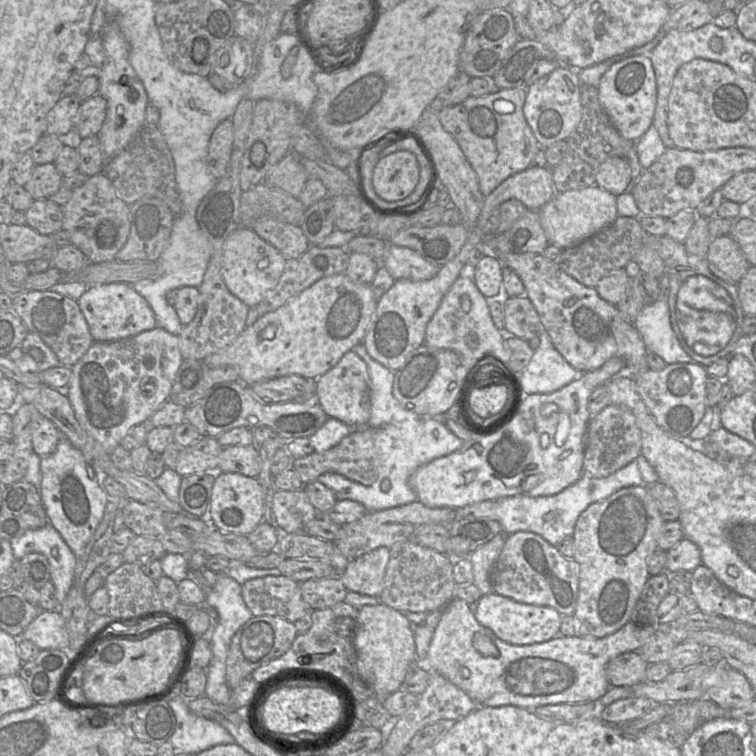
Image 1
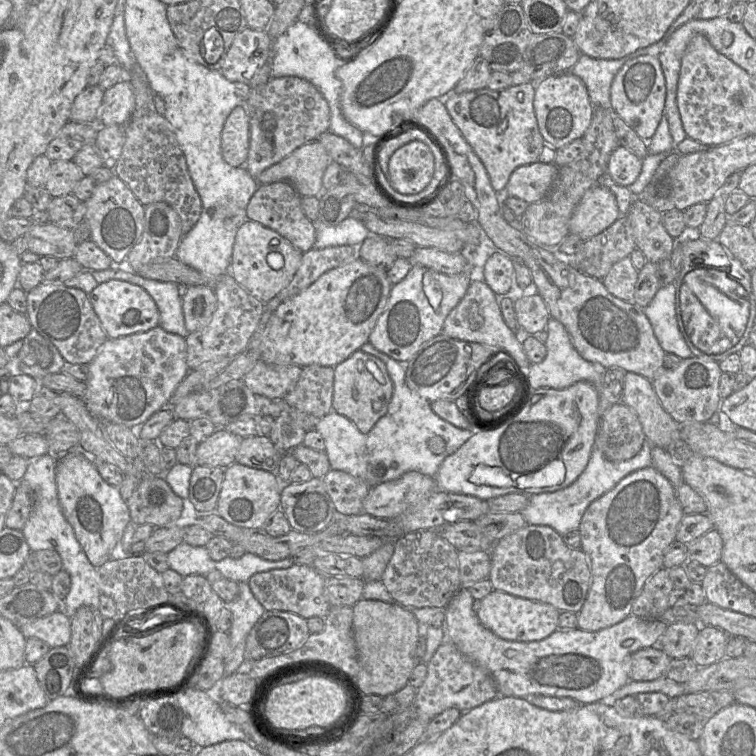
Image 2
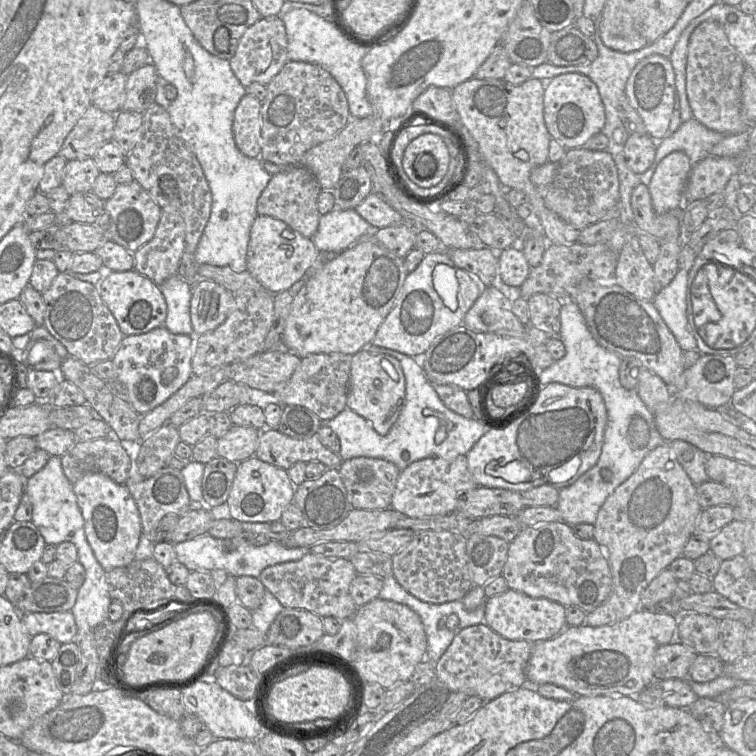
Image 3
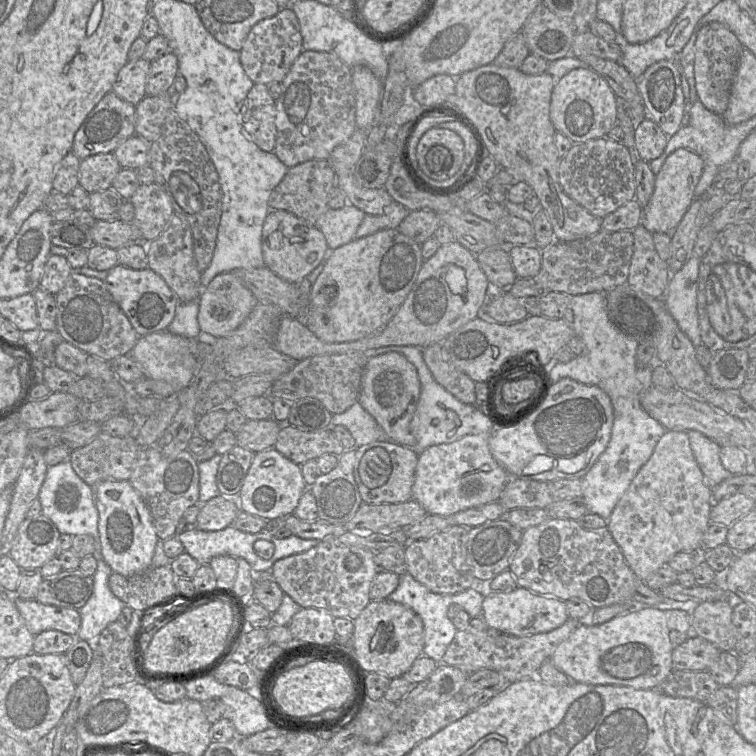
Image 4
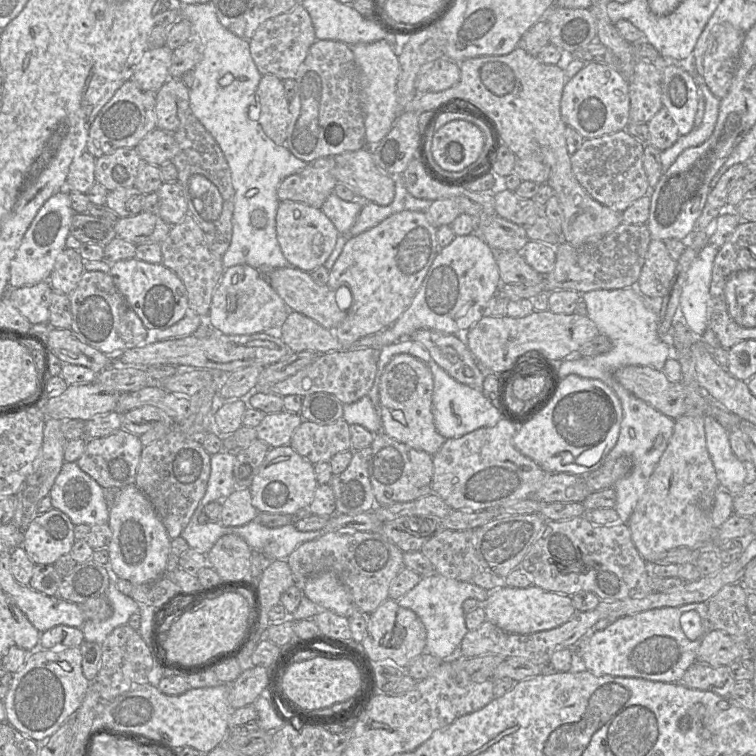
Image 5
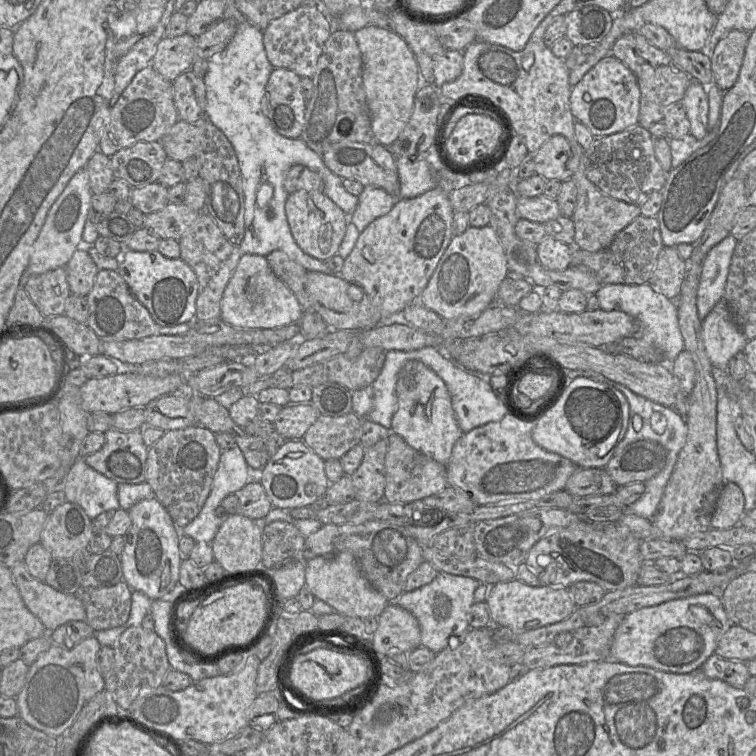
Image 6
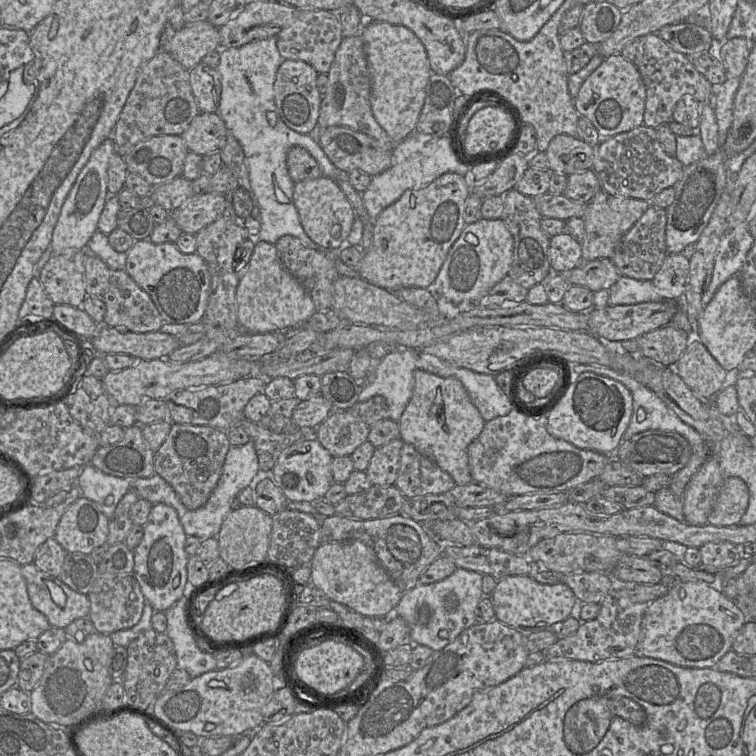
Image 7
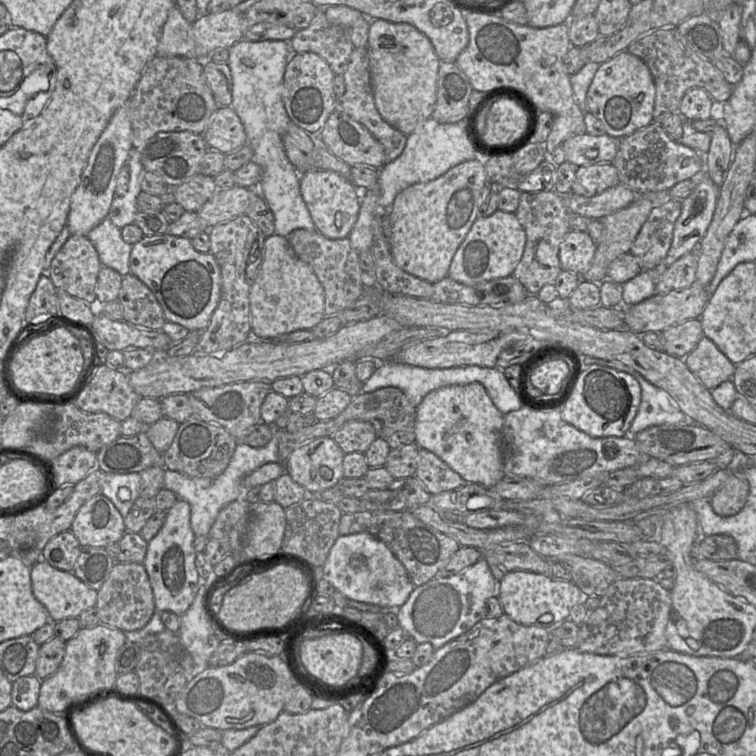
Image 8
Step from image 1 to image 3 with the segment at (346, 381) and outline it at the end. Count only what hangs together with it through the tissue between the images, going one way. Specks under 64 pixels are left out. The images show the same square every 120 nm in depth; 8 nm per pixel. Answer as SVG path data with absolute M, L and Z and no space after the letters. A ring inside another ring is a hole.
M362 349L353 355L346 405L368 420L376 432L386 435L398 419L406 395L406 380L398 359Z

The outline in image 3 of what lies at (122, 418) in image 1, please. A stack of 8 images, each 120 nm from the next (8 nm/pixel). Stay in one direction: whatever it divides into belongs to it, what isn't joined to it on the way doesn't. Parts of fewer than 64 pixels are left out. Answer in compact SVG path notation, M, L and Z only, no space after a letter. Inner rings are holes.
M163 326L144 334L124 336L112 361L118 380L126 388L125 400L139 415L165 402L190 379L193 348L191 336L175 335Z

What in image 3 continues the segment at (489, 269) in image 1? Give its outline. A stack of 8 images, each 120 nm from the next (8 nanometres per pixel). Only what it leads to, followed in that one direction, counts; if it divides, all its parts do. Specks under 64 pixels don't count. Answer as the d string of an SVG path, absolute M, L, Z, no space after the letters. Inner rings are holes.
M518 244L498 252L498 275L501 280L514 287L519 287L528 277L529 266L523 251Z

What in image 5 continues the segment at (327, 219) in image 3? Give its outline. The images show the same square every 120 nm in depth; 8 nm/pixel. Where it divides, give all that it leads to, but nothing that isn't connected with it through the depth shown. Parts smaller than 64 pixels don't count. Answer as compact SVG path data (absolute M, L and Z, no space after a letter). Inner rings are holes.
M333 192L321 207L321 210L334 224L339 234L349 234L361 209L362 201L344 201Z

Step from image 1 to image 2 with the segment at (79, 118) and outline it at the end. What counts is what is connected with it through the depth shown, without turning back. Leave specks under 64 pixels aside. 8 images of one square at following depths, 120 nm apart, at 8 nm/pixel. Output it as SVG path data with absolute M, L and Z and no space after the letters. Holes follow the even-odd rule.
M121 81L104 92L95 123L98 126L125 126L135 109L135 95L130 81Z

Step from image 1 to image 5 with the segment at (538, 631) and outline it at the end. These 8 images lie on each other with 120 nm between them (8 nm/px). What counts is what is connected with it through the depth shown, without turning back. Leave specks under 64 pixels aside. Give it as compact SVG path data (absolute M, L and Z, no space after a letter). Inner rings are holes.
M535 585L525 588L504 586L489 591L482 606L488 621L504 631L518 634L530 634L555 628L567 622L576 611L571 596L546 591Z

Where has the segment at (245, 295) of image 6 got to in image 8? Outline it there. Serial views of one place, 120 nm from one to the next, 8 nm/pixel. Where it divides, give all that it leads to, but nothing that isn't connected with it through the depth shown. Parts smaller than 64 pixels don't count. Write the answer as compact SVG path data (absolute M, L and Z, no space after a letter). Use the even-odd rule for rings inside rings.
M273 234L264 242L264 258L250 293L252 336L257 340L277 340L280 336L311 329L325 317L325 293L313 269L293 252L288 239Z

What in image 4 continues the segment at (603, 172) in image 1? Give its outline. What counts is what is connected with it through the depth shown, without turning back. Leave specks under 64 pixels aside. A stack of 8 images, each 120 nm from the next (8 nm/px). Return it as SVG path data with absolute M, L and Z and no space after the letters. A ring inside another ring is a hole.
M645 118L635 129L635 146L640 159L651 162L665 150L669 137L659 125Z

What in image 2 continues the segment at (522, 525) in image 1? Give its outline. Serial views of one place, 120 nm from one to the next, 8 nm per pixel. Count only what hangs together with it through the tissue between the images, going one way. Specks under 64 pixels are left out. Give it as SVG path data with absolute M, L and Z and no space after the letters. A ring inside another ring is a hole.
M645 438L642 449L637 455L628 460L612 462L605 459L594 444L586 469L571 485L556 492L532 495L526 508L519 513L524 517L527 525L549 526L562 536L577 530L584 512L592 502L612 490L627 475L652 466L651 451L653 447Z

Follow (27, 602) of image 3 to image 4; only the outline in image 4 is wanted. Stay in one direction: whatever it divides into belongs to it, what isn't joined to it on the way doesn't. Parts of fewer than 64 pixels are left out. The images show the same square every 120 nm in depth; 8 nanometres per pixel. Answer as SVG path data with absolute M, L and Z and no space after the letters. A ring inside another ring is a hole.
M79 568L63 570L55 576L44 578L35 599L47 605L79 610L91 597L94 577Z

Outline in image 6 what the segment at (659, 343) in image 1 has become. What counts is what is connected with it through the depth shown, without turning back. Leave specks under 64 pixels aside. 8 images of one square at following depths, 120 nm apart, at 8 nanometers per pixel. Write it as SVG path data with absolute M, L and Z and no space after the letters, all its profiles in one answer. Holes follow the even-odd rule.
M728 235L713 246L702 261L696 306L703 321L713 307L723 299L726 280L736 238Z

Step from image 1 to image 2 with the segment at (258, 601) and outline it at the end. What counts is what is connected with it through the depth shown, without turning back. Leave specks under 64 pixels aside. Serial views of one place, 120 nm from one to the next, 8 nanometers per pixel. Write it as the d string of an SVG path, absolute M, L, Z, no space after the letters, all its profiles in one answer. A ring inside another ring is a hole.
M294 564L285 569L273 569L254 574L248 581L254 597L266 611L285 611L297 614L305 619L324 617L331 606L325 597L326 578L311 565Z

